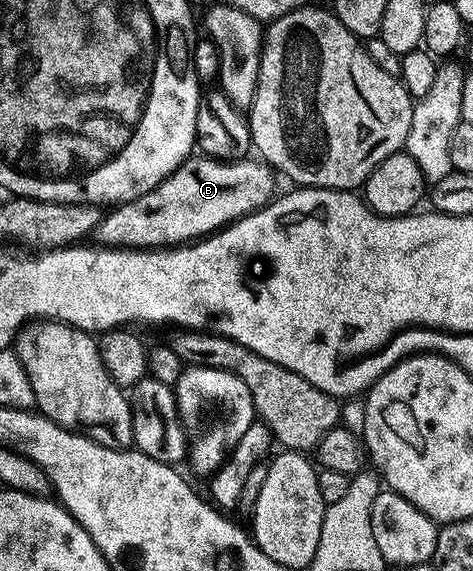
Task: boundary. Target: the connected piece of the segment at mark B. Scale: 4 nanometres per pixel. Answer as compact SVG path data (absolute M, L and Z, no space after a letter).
M189 157L180 166L166 175L161 183L150 193L138 196L137 199L128 199L119 205L113 206L112 211L103 216L94 228L94 236L101 248L104 249L164 249L169 245L184 245L189 241L207 237L237 219L251 215L262 207L268 206L273 198L272 175L274 171L269 164L263 161L244 163L248 161L217 161L211 157Z

